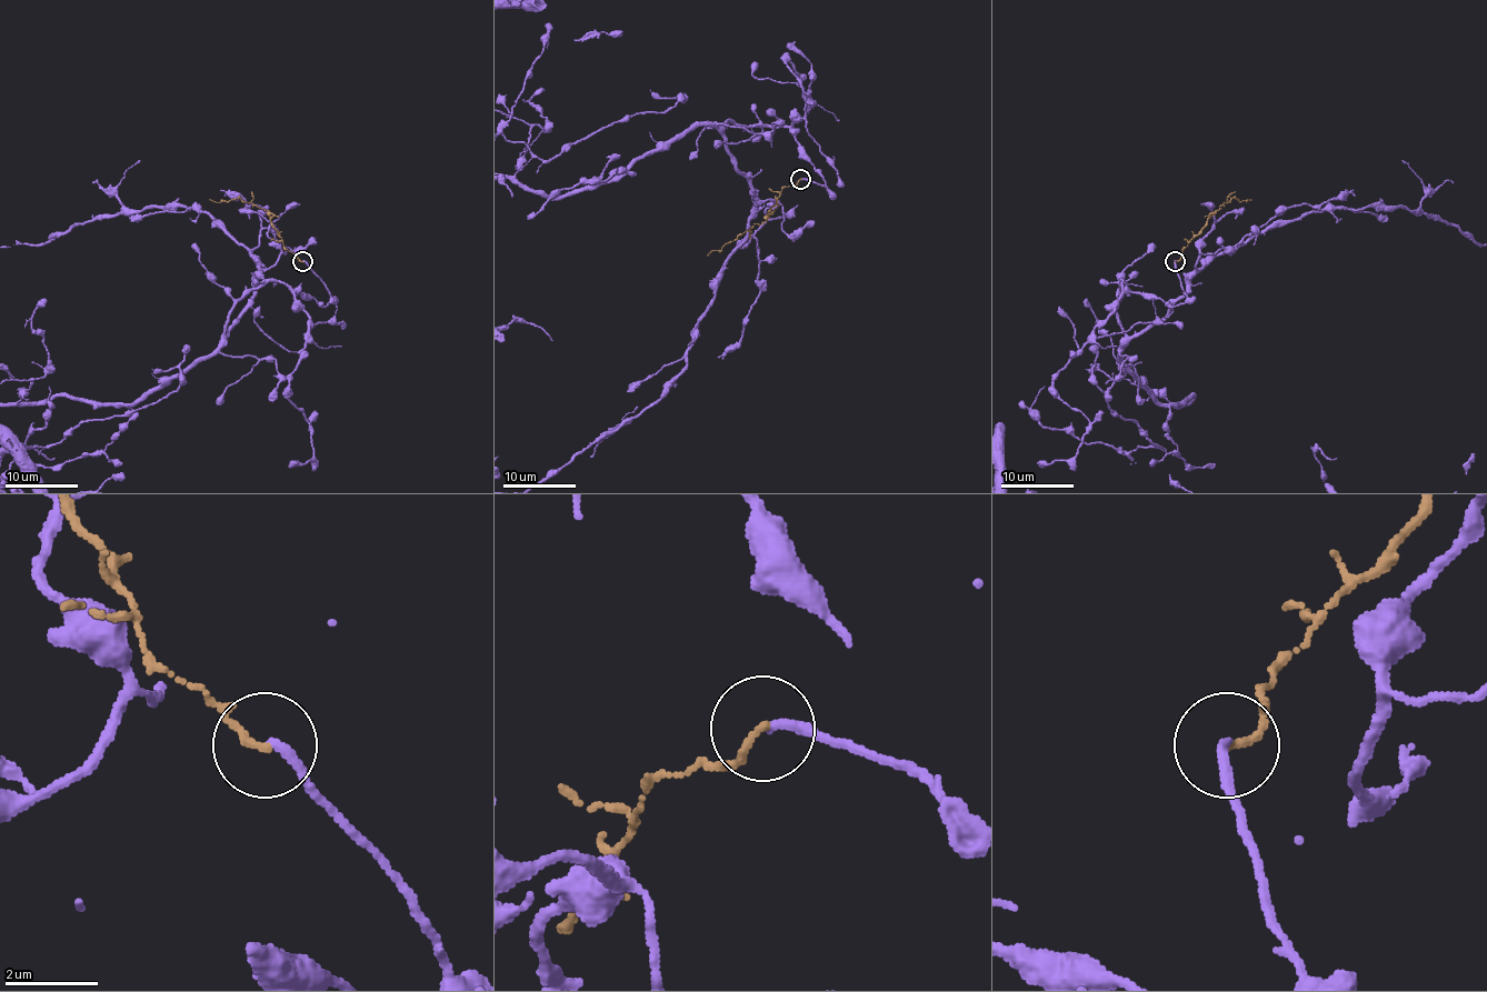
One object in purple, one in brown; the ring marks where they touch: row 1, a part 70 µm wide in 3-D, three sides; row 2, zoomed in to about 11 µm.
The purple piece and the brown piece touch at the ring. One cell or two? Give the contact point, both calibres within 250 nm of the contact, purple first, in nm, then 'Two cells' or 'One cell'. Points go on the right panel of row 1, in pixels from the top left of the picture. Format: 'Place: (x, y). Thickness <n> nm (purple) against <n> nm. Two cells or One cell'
Place: (1175, 261). Thickness 200 nm (purple) against 160 nm. Two cells

